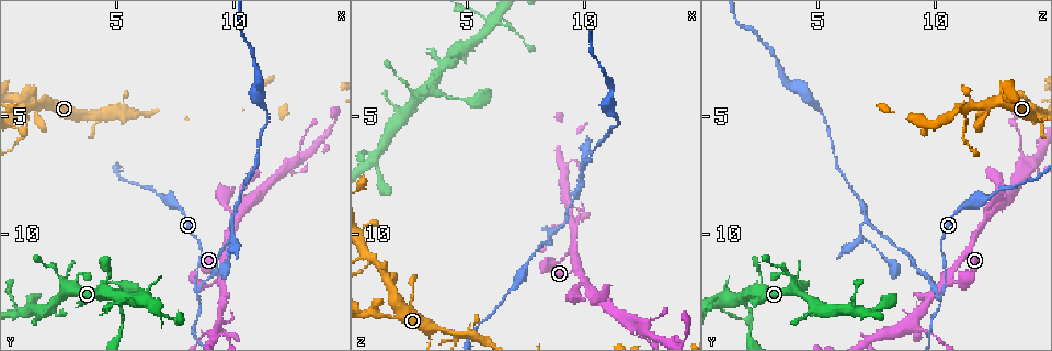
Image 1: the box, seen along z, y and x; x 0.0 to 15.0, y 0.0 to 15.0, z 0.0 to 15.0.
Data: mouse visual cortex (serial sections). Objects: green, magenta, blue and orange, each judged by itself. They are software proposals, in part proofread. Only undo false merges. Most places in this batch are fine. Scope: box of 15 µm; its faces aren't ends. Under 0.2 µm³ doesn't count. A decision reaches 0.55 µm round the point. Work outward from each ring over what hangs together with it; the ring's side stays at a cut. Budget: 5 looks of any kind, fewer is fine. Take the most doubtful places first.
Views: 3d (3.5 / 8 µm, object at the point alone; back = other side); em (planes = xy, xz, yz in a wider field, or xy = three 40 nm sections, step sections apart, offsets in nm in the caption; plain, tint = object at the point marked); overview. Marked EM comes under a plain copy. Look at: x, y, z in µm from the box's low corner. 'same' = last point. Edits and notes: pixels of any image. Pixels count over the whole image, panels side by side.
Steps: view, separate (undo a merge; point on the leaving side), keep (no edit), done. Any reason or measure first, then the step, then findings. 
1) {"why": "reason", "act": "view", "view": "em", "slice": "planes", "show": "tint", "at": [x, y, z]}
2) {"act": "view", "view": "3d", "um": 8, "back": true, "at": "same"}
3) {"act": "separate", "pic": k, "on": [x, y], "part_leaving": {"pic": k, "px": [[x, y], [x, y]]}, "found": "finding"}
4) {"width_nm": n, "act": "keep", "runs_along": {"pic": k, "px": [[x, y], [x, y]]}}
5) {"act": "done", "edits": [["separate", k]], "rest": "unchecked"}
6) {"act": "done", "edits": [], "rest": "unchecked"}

{"why": "three-way junction", "act": "view", "view": "3d", "um": 3.5, "at": [8.5, 12.6, 10.3]}

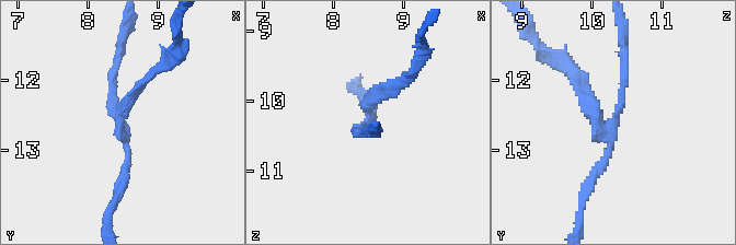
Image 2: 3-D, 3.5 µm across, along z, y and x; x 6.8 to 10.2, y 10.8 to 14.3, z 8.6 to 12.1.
{"act": "separate", "pic": 2, "on": [377, 92], "part_leaving": {"pic": 2, "px": [[366, 114], [420, 63]]}, "found": "a second cell is stuck on"}

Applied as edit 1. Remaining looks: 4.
{"why": "four or more arms meet", "act": "view", "view": "3d", "um": 8, "at": [1.0, 4.6, 11.4]}

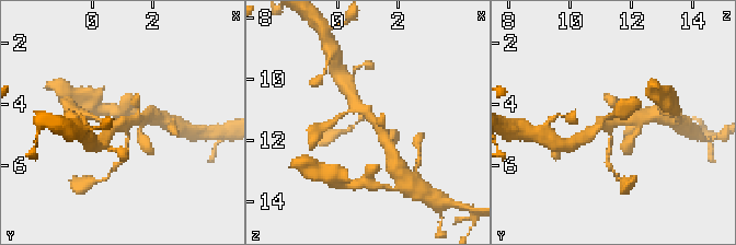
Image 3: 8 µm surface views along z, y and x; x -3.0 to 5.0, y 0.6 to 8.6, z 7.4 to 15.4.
{"act": "view", "view": "3d", "um": 3.5, "at": [1.1, 4.7, 11.3]}

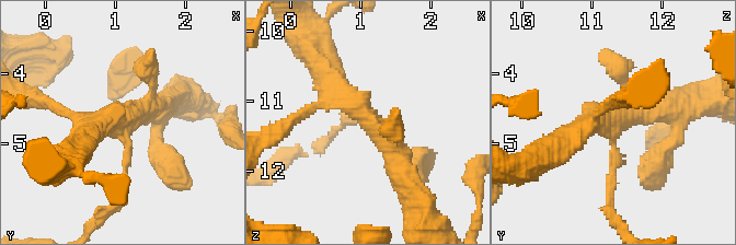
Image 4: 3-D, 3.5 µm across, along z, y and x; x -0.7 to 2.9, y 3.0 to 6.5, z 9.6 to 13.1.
{"act": "keep", "found": "all the same cell"}

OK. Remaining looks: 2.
{"act": "done", "edits": [["separate", 2]], "rest": "unchecked"}

